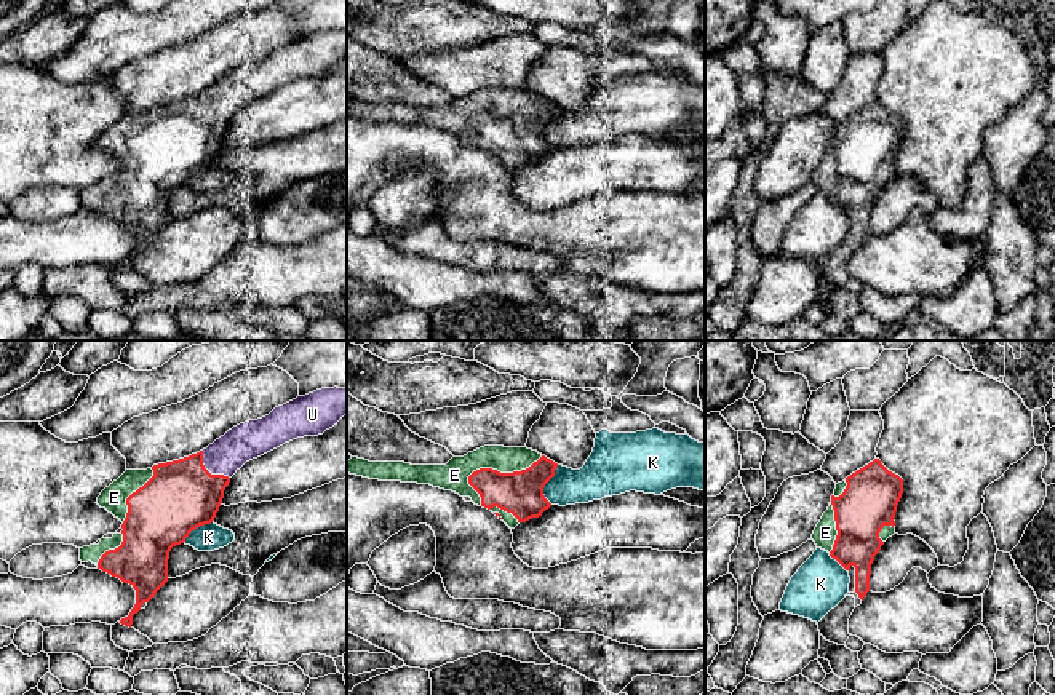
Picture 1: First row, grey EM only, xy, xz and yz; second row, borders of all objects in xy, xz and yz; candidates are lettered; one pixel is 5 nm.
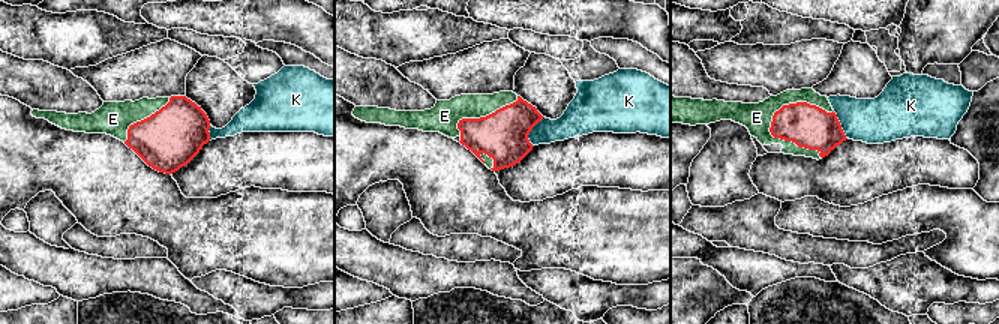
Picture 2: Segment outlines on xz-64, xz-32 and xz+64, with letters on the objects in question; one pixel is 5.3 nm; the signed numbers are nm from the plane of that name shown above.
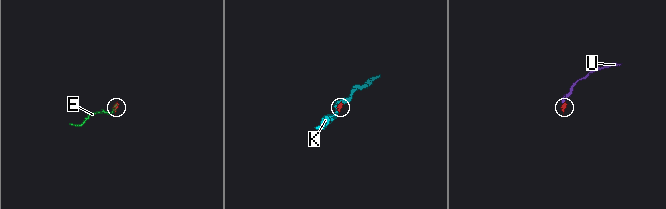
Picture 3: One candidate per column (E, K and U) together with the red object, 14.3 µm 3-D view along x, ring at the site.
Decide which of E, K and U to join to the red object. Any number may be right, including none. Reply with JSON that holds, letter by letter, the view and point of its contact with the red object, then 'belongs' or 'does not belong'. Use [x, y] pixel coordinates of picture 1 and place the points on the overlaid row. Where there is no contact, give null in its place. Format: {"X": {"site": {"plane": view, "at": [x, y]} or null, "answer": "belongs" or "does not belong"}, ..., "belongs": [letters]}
{"E": {"site": {"plane": "xz", "at": [502, 473]}, "answer": "belongs"}, "K": {"site": {"plane": "xz", "at": [545, 483]}, "answer": "does not belong"}, "U": {"site": {"plane": "xy", "at": [208, 472]}, "answer": "belongs"}, "belongs": ["E", "U"]}

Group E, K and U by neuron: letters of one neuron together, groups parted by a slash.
E U / K

